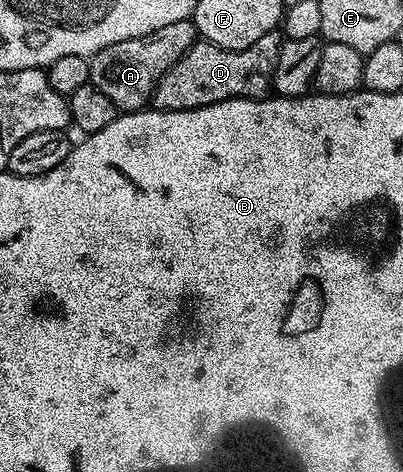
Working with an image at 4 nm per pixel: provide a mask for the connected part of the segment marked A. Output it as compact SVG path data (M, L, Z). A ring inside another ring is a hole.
M188 19L172 22L140 38L128 38L128 42L116 42L116 46L108 46L89 57L90 83L96 86L96 90L100 90L100 94L112 98L119 113L143 111L151 103L160 78L164 78L164 74L168 74L168 70L180 62L180 58L198 39L194 21Z

